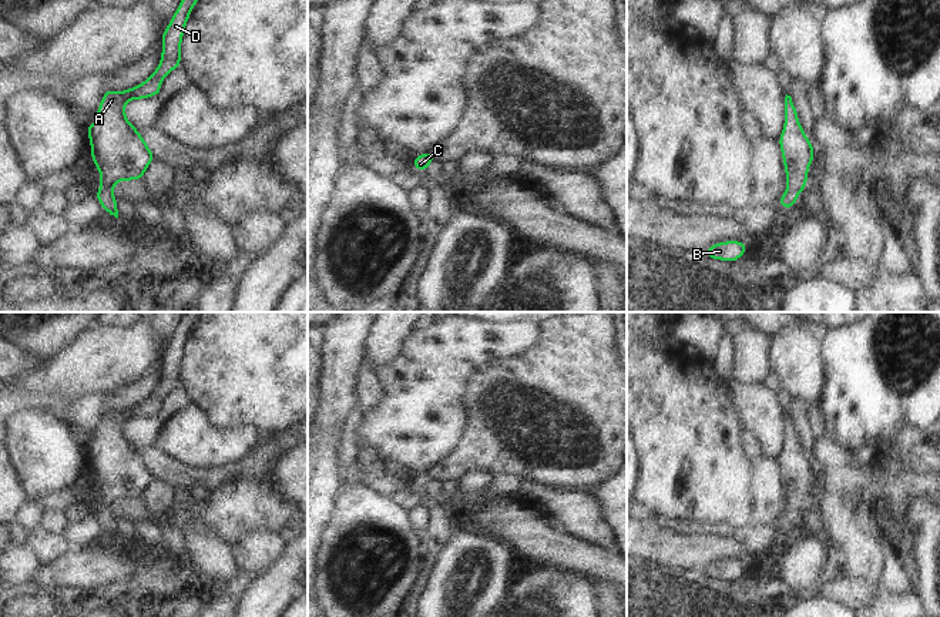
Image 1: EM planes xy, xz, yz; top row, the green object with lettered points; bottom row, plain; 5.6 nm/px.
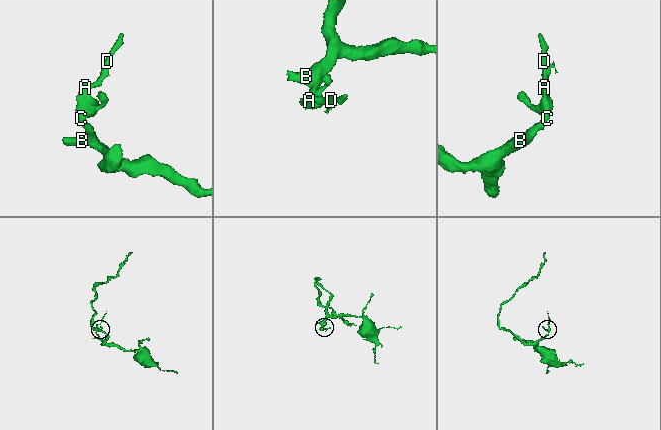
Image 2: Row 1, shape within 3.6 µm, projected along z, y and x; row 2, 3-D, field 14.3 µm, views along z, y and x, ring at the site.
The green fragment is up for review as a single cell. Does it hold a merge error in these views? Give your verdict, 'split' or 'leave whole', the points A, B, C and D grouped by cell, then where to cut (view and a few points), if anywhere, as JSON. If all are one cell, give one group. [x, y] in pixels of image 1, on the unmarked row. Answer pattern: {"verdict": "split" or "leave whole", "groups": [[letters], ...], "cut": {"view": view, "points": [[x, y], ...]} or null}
{"verdict": "leave whole", "groups": [["A", "B", "C", "D"]], "cut": null}

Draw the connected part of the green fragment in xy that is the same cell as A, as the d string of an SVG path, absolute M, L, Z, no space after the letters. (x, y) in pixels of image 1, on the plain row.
M185 312L169 343L164 348L161 379L155 390L142 402L124 410L108 408L97 427L97 439L87 446L91 480L100 492L101 507L95 516L101 527L118 537L117 517L113 513L120 500L144 497L155 477L141 452L128 440L124 430L131 419L161 413L161 402L181 386L181 362L187 341L204 312Z

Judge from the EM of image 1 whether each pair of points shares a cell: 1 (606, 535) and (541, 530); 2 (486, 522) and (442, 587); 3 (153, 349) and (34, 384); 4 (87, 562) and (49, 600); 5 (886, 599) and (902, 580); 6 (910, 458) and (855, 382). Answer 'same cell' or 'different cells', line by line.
1: different cells
2: different cells
3: same cell
4: different cells
5: different cells
6: same cell

